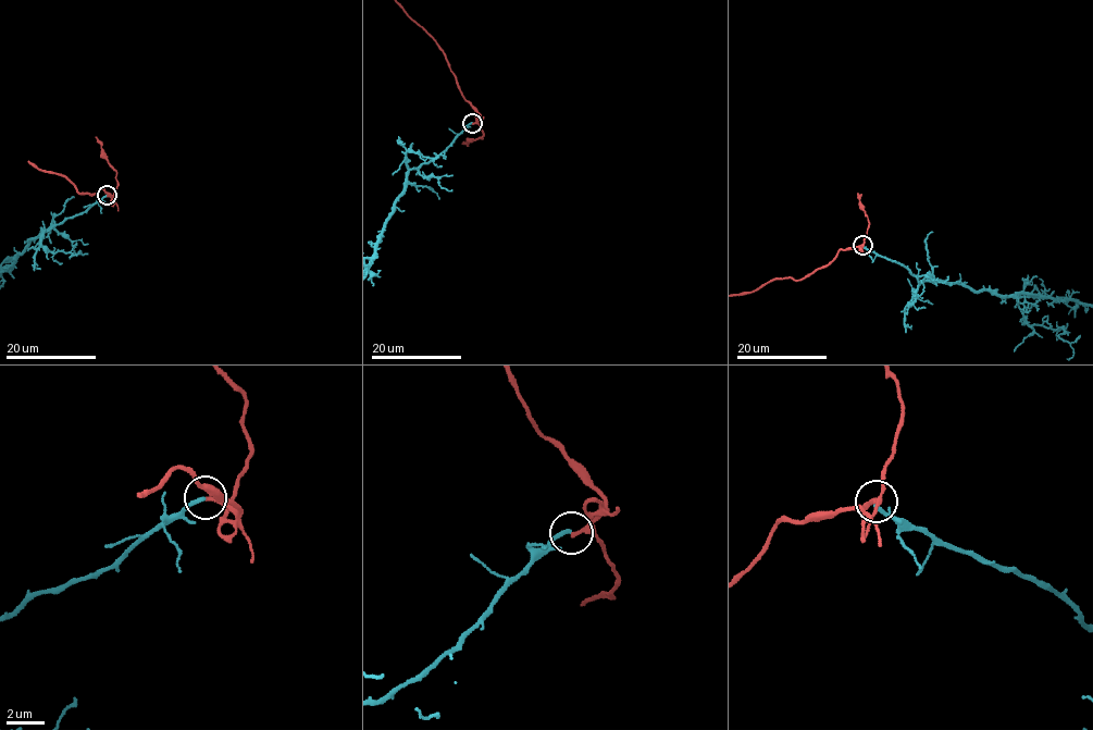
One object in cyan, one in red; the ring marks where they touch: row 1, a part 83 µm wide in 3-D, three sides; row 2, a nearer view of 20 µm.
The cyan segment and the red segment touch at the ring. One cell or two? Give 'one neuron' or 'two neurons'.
two neurons

